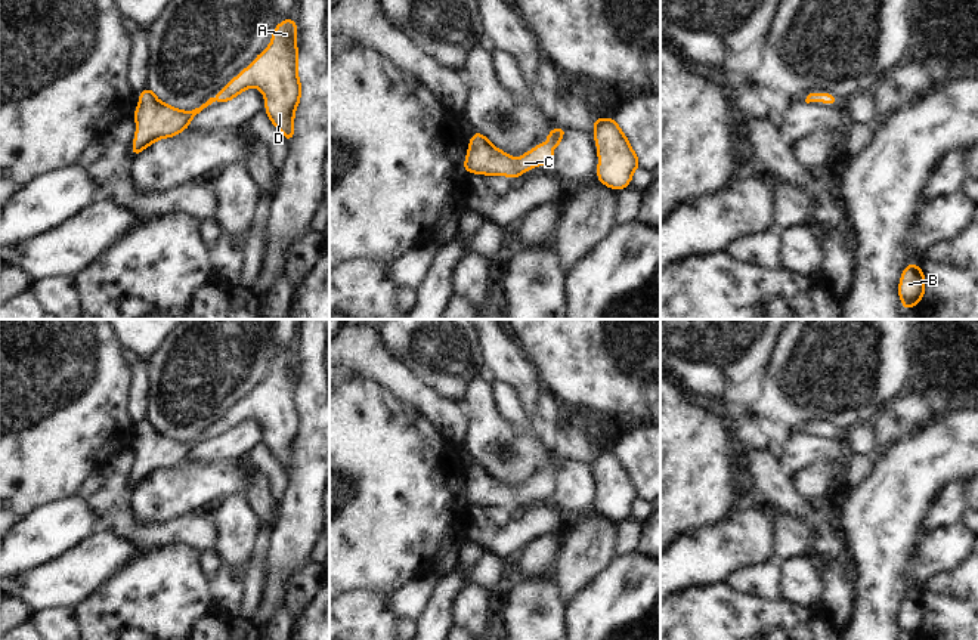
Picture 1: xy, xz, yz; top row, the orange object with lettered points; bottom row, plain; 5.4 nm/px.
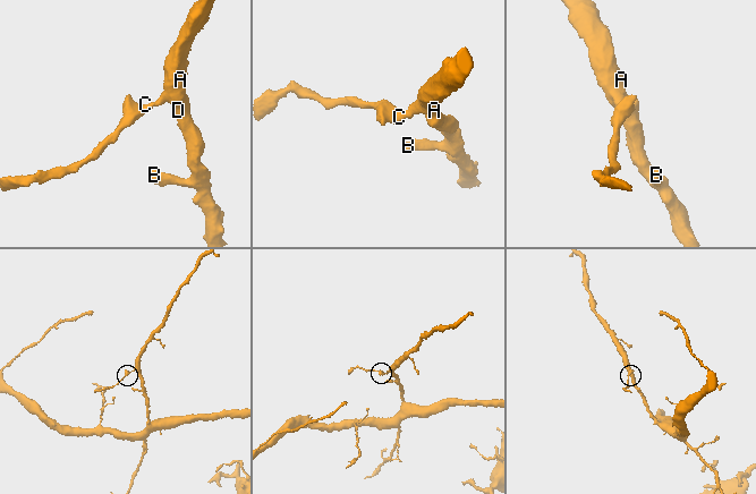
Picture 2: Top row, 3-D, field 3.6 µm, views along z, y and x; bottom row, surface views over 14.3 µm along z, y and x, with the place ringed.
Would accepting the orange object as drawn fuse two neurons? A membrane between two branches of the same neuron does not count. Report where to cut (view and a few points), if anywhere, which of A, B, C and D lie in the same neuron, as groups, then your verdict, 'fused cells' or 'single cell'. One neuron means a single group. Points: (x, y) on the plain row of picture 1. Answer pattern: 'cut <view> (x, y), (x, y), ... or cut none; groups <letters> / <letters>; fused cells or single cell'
cut none; groups A B C D; single cell

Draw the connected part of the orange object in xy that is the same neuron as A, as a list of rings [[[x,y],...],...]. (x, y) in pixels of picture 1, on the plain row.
[[[291,349],[279,353],[273,361],[270,375],[256,387],[254,393],[199,439],[192,442],[173,439],[161,433],[146,418],[139,424],[139,435],[133,445],[136,451],[133,486],[137,488],[145,479],[160,470],[173,469],[186,461],[192,449],[213,433],[229,433],[251,418],[261,421],[266,433],[266,446],[290,474],[294,467],[295,440],[301,430],[297,356]]]

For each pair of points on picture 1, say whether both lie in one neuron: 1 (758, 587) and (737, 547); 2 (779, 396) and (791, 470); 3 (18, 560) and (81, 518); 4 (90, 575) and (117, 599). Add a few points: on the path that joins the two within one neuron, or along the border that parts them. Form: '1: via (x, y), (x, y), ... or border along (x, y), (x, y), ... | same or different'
1: border along (776, 560), (739, 569), (726, 581) | different
2: border along (804, 432), (788, 435) | different
3: via (34, 544), (65, 523) | same
4: border along (130, 565), (124, 566), (77, 608) | different

